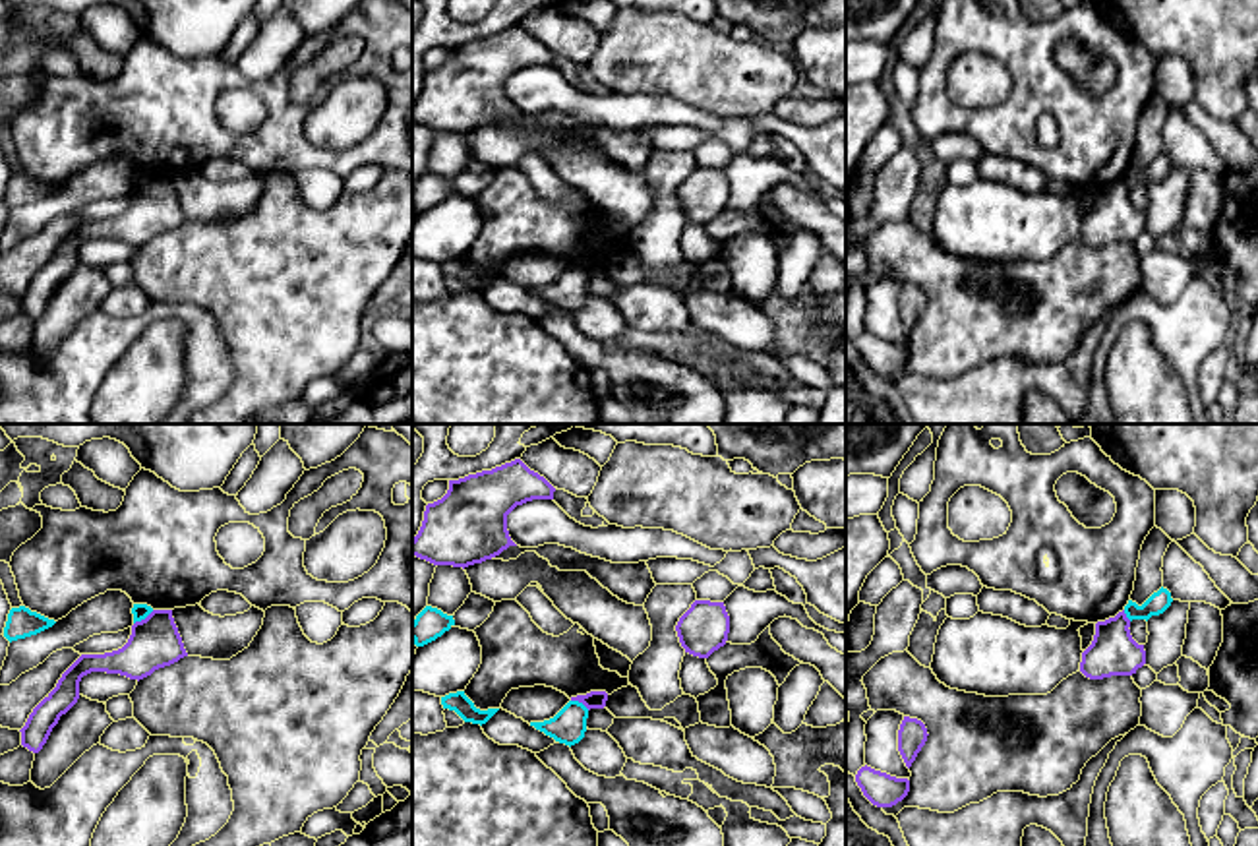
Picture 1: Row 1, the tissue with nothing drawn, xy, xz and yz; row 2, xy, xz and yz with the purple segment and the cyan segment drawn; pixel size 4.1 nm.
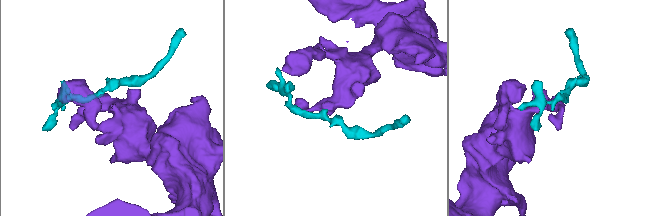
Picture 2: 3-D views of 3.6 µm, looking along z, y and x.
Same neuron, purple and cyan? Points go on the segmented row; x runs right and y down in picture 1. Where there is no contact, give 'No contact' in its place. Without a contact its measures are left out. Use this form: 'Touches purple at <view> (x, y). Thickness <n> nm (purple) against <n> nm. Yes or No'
Touches purple at xy (146, 618). Thickness 200 nm (purple) against 70 nm. No

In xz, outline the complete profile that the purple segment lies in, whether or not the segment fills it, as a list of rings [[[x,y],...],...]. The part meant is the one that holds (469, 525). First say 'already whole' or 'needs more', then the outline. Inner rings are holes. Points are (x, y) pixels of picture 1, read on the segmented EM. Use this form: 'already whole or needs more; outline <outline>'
already whole; outline [[[521,459],[449,480],[447,494],[426,505],[412,556],[434,565],[468,567],[517,546],[507,515],[532,499],[554,499],[555,488]]]

